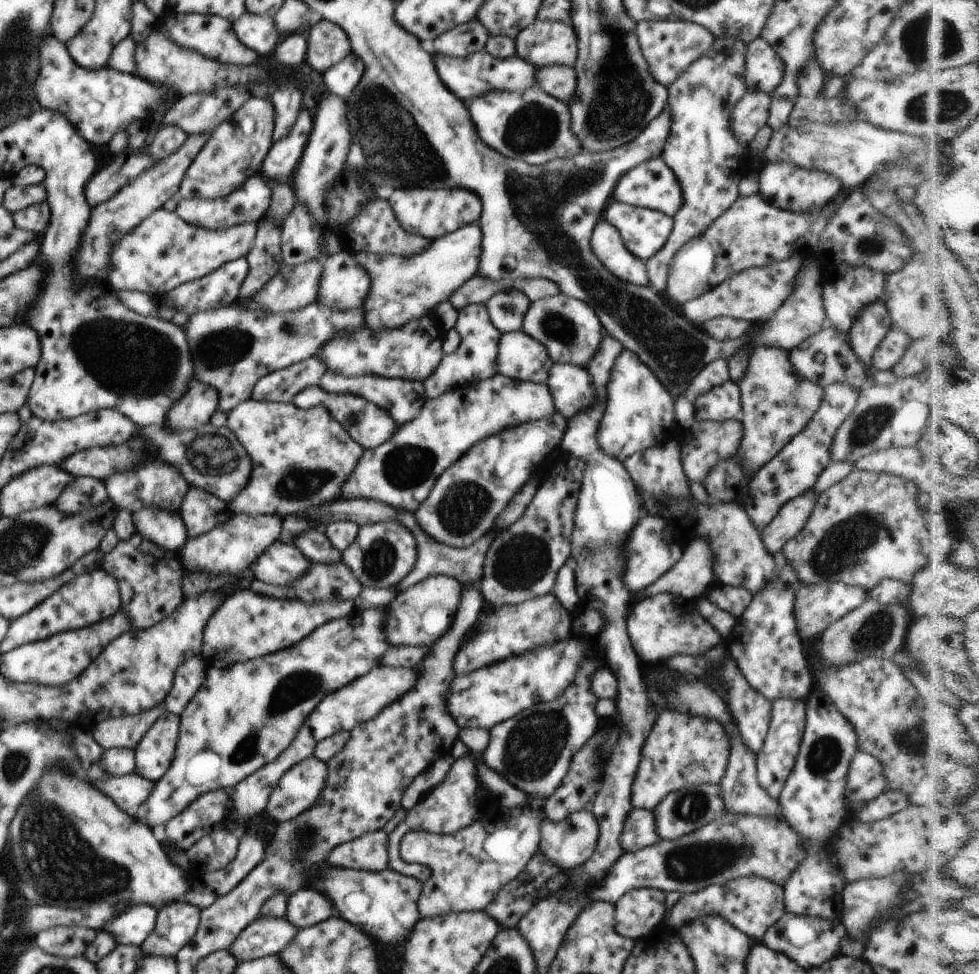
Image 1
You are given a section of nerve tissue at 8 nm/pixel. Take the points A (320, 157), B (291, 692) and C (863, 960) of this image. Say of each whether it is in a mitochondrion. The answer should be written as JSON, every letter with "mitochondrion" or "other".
{"A":"other","B":"mitochondrion","C":"other"}

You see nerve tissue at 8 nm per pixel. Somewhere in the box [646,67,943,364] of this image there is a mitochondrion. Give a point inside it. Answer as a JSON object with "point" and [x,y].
{"point":[868,246]}

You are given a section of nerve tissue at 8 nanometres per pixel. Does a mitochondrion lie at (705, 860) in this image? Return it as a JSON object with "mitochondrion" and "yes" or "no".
{"mitochondrion":"yes"}

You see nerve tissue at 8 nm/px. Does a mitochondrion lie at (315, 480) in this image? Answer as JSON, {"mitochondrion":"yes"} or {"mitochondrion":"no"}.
{"mitochondrion":"yes"}

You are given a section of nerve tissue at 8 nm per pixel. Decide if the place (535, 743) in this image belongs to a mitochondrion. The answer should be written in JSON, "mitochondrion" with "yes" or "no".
{"mitochondrion":"yes"}

